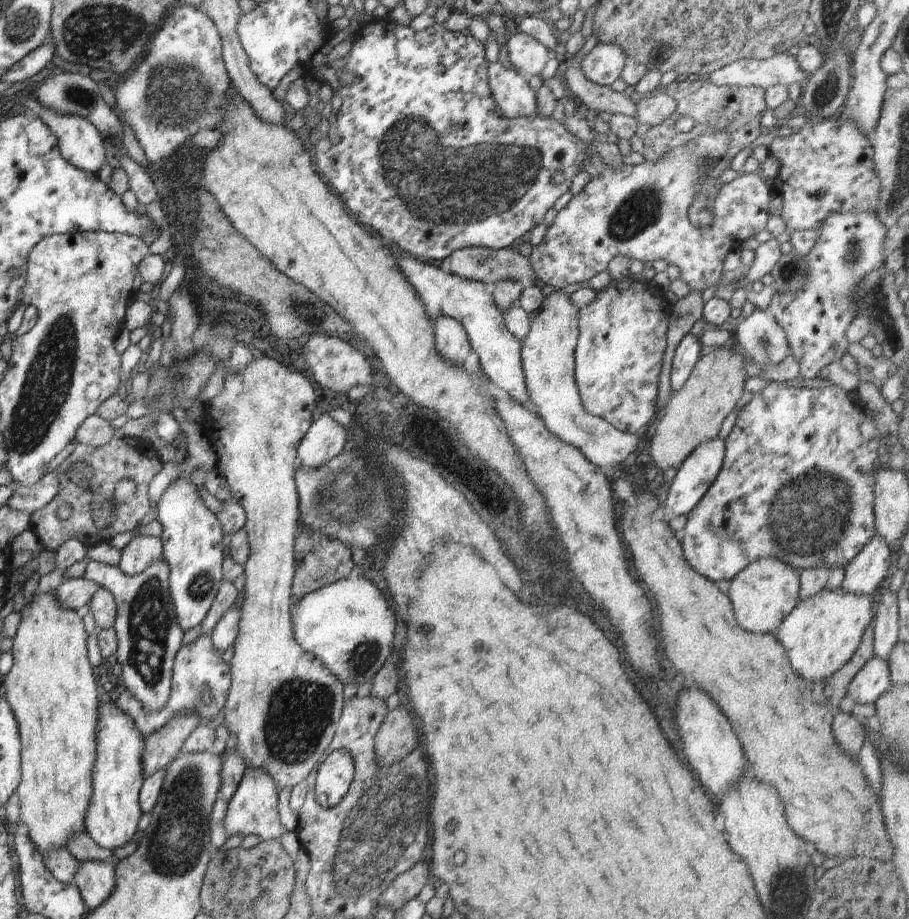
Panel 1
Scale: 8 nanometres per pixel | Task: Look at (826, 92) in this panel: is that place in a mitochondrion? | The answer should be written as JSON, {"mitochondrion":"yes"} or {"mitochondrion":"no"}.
{"mitochondrion":"yes"}

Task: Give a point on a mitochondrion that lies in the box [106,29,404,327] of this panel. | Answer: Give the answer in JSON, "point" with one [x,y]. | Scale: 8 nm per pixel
{"point":[182,97]}

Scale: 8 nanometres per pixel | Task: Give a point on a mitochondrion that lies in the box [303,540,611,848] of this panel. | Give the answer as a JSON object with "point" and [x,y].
{"point":[362,657]}

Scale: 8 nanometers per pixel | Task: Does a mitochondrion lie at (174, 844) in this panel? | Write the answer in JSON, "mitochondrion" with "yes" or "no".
{"mitochondrion":"yes"}

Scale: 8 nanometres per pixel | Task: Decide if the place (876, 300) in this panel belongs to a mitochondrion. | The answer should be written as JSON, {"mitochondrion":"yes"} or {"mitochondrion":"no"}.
{"mitochondrion":"yes"}

